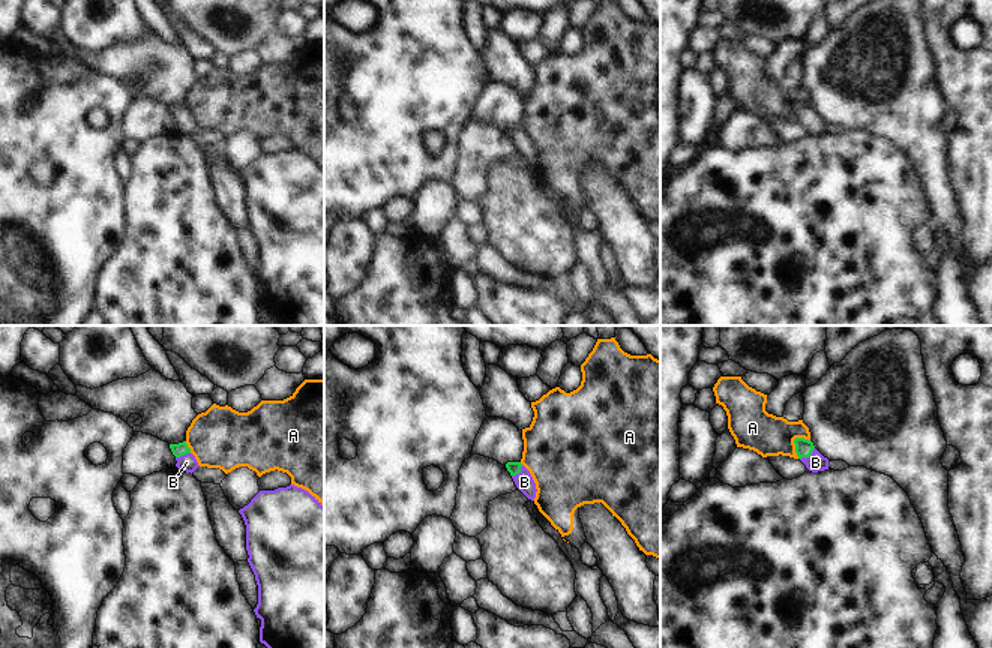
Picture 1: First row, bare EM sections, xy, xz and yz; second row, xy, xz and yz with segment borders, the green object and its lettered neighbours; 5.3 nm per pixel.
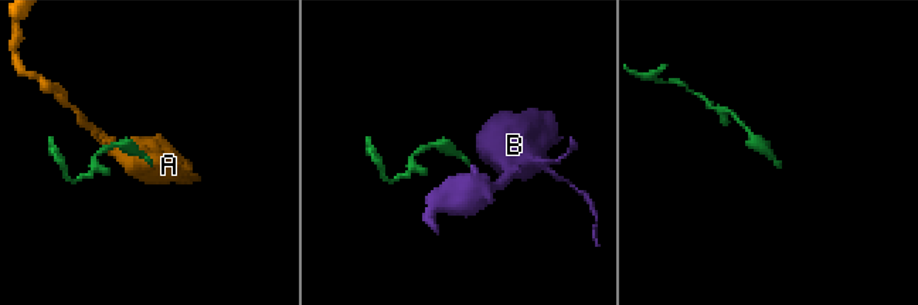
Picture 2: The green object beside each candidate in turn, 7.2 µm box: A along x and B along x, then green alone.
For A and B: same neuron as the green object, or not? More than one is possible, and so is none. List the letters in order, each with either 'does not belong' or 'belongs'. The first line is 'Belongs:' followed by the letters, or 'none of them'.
Belongs: B
A: does not belong
B: belongs

